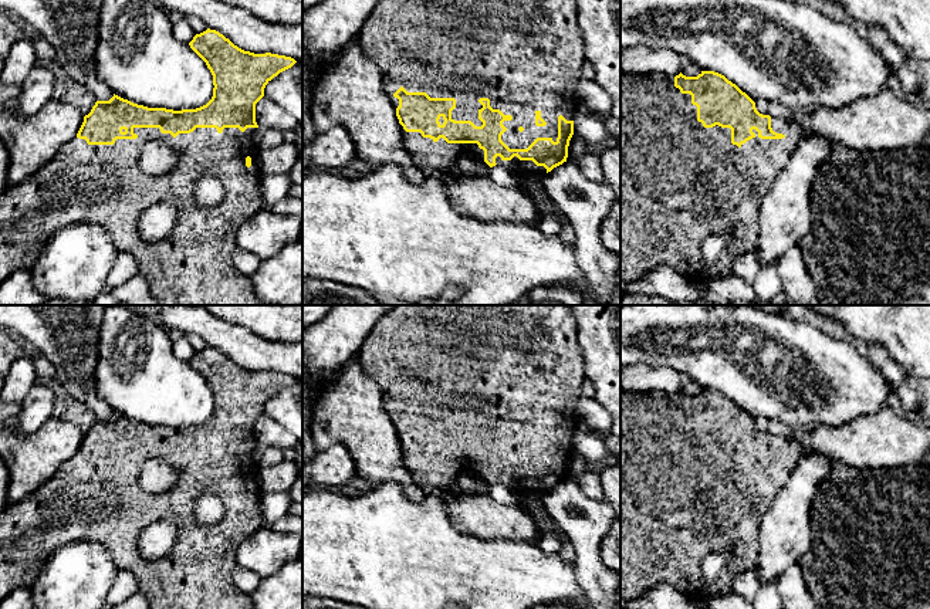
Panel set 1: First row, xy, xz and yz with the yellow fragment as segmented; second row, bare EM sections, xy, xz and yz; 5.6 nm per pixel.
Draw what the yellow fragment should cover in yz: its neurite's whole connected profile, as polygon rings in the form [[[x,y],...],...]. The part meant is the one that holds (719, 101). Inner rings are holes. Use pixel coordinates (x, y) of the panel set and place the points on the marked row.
[[[701,71],[697,77],[686,77],[682,72],[676,77],[663,74],[630,75],[620,74],[620,288],[632,281],[640,280],[645,274],[660,267],[669,267],[687,278],[701,281],[703,257],[701,243],[709,236],[730,234],[731,243],[721,253],[716,274],[713,277],[731,275],[731,267],[737,257],[753,251],[760,233],[760,209],[762,199],[770,192],[777,175],[788,165],[795,148],[805,135],[802,125],[797,121],[771,118],[757,111],[755,102],[724,75],[714,71]]]

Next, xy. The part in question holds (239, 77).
[[[216,30],[196,34],[190,48],[206,62],[213,75],[212,99],[196,109],[173,111],[148,108],[114,94],[109,101],[97,101],[91,112],[70,142],[26,182],[9,186],[0,196],[0,284],[17,271],[28,271],[45,243],[62,227],[91,221],[106,229],[119,251],[131,253],[139,264],[139,274],[148,282],[156,305],[268,305],[260,301],[251,278],[234,265],[236,236],[240,226],[261,210],[260,182],[256,146],[256,104],[264,97],[266,85],[297,61],[278,54],[254,54],[234,45]],[[149,142],[165,142],[177,153],[173,170],[162,176],[149,176],[139,168],[139,155]],[[216,177],[223,189],[223,204],[203,207],[189,200],[196,179]],[[173,202],[179,217],[173,230],[159,241],[145,241],[138,234],[138,219],[152,204]]]

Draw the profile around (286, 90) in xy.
[[[302,61],[268,81],[264,97],[302,124]]]

